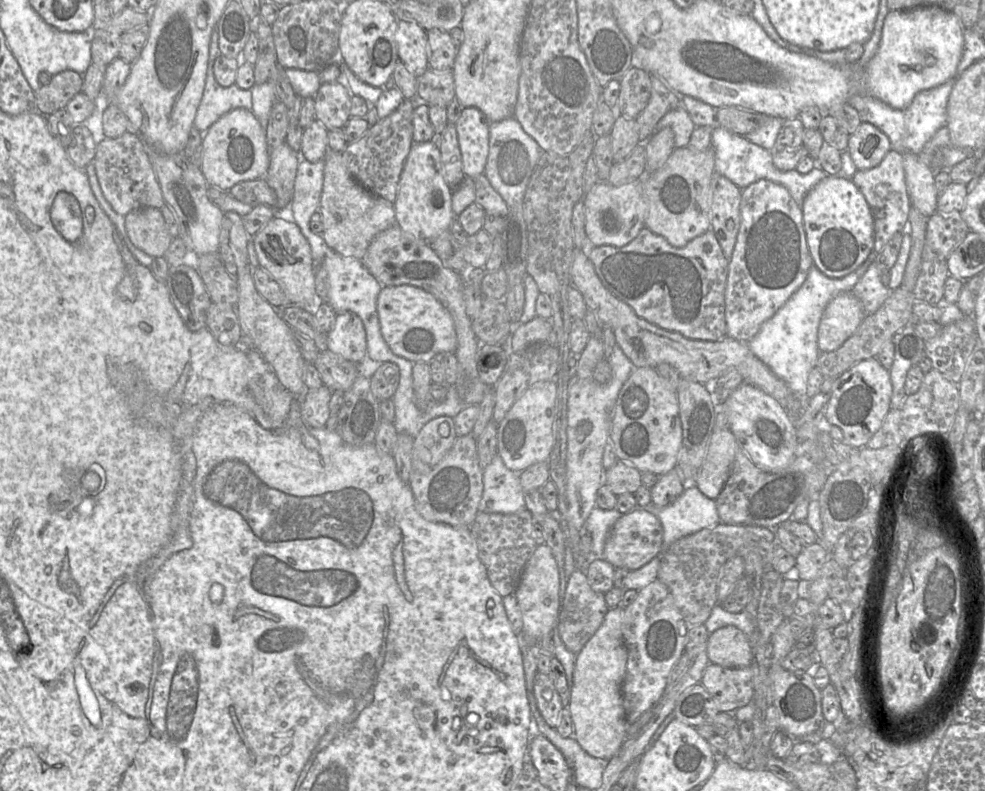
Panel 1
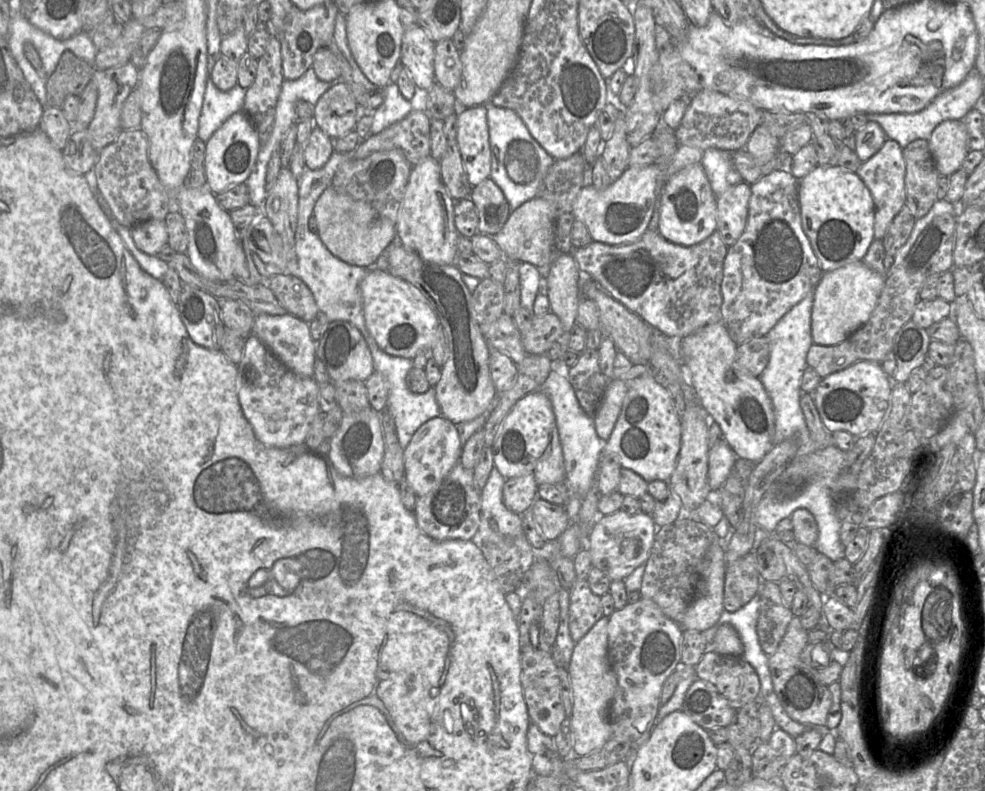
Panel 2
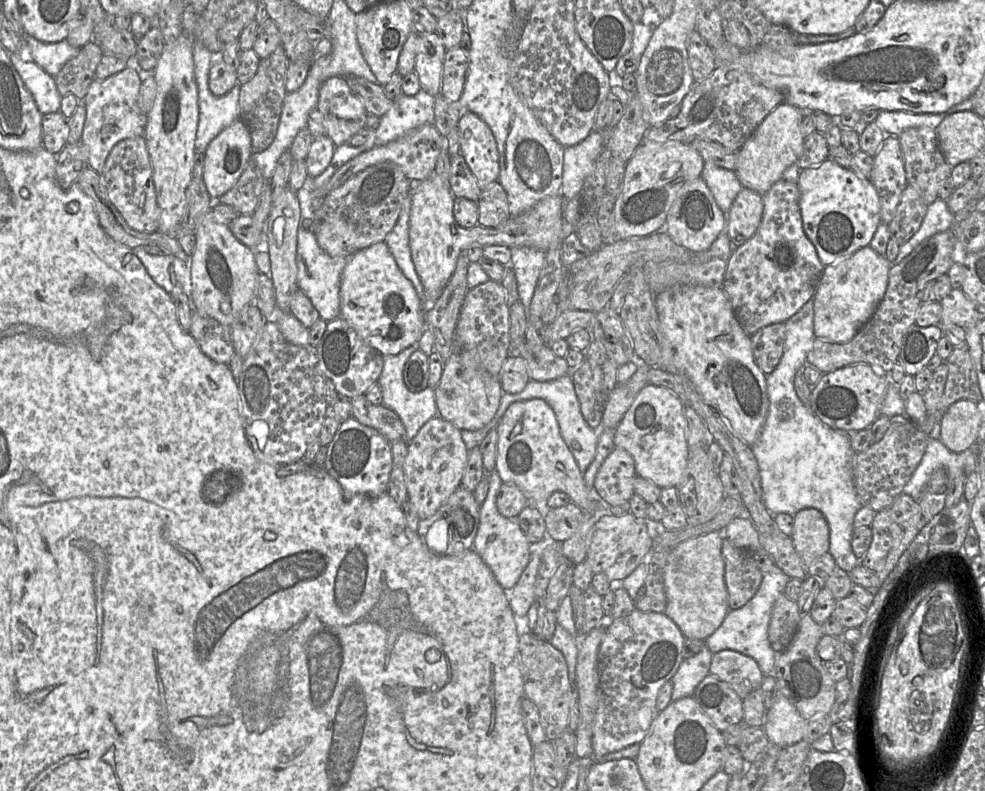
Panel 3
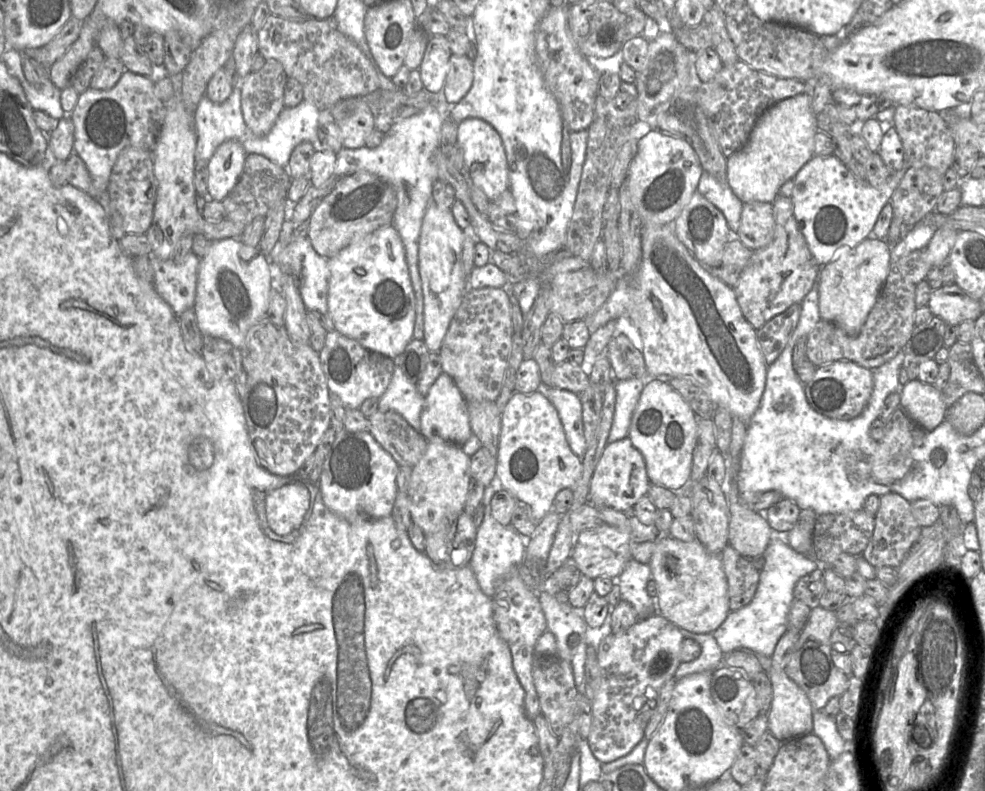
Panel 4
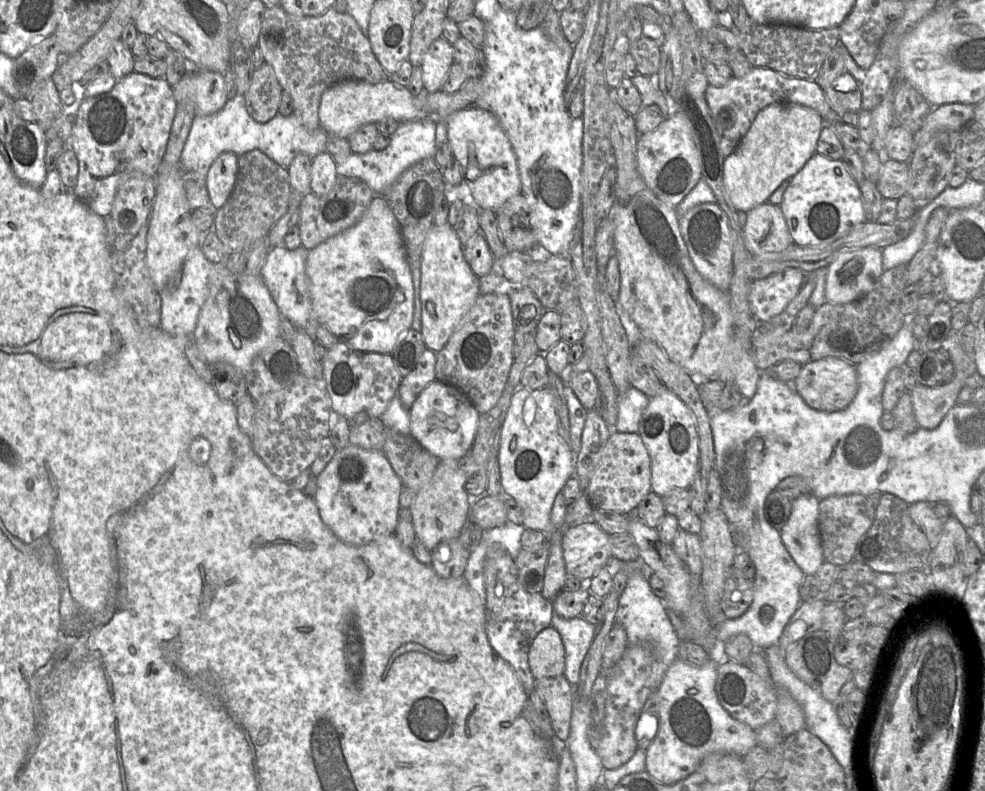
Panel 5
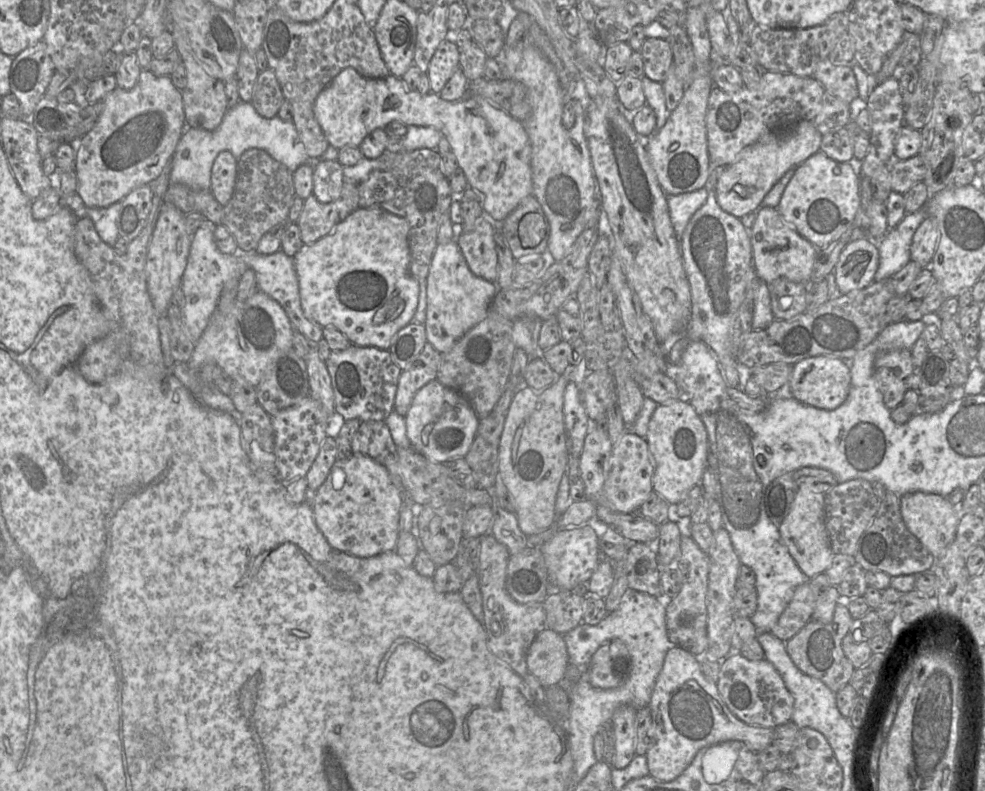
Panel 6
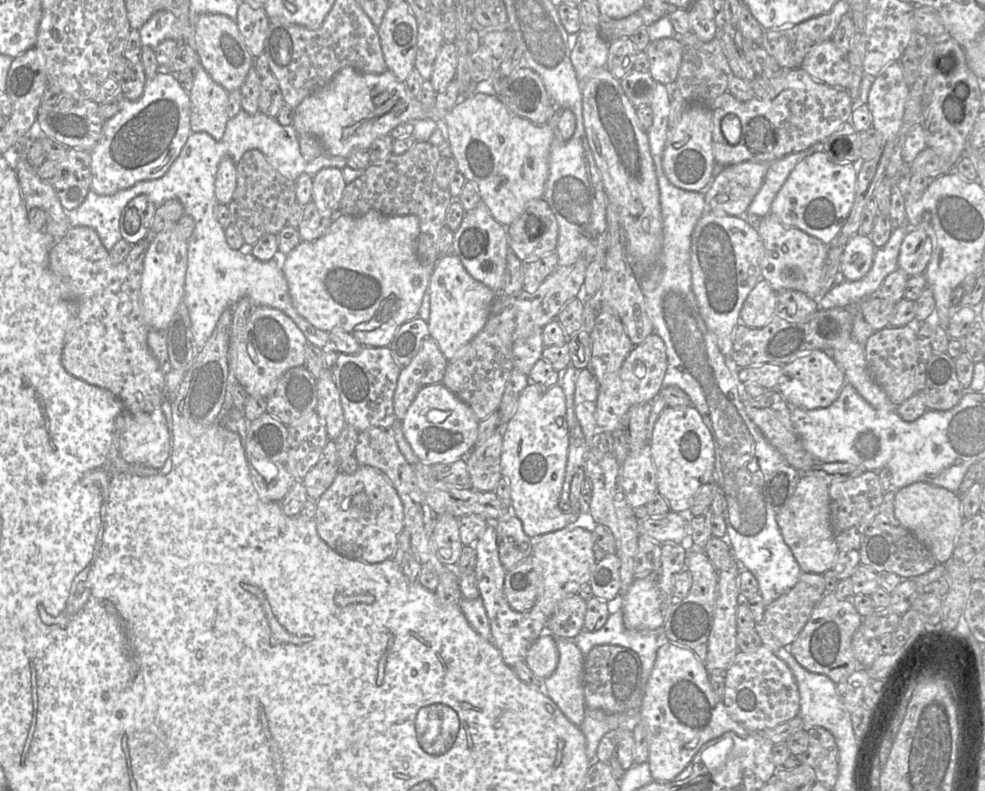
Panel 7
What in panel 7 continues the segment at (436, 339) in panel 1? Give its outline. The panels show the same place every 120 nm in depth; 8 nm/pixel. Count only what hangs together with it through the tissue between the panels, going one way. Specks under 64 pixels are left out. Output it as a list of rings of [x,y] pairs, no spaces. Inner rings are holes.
[[[369,210],[360,216],[337,214],[322,236],[312,242],[300,243],[285,257],[281,257],[281,269],[288,283],[289,293],[296,311],[314,327],[331,332],[344,330],[352,334],[364,347],[388,347],[401,325],[418,317],[424,293],[428,289],[434,266],[424,265],[417,254],[417,241],[420,232],[419,219],[416,215],[388,216],[377,210]]]

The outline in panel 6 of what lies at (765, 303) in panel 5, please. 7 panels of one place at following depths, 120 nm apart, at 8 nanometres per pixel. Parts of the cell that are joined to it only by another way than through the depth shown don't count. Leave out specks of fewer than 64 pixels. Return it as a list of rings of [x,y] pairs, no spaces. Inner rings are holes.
[[[779,277],[768,284],[774,319],[792,319],[806,311],[806,284]]]

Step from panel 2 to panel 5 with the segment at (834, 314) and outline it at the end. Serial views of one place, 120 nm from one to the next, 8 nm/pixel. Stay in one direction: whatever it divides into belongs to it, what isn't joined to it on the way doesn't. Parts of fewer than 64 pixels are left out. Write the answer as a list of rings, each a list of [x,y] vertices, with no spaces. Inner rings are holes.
[[[875,247],[854,248],[840,252],[827,266],[826,302],[854,302],[873,290],[884,272],[882,251]]]

